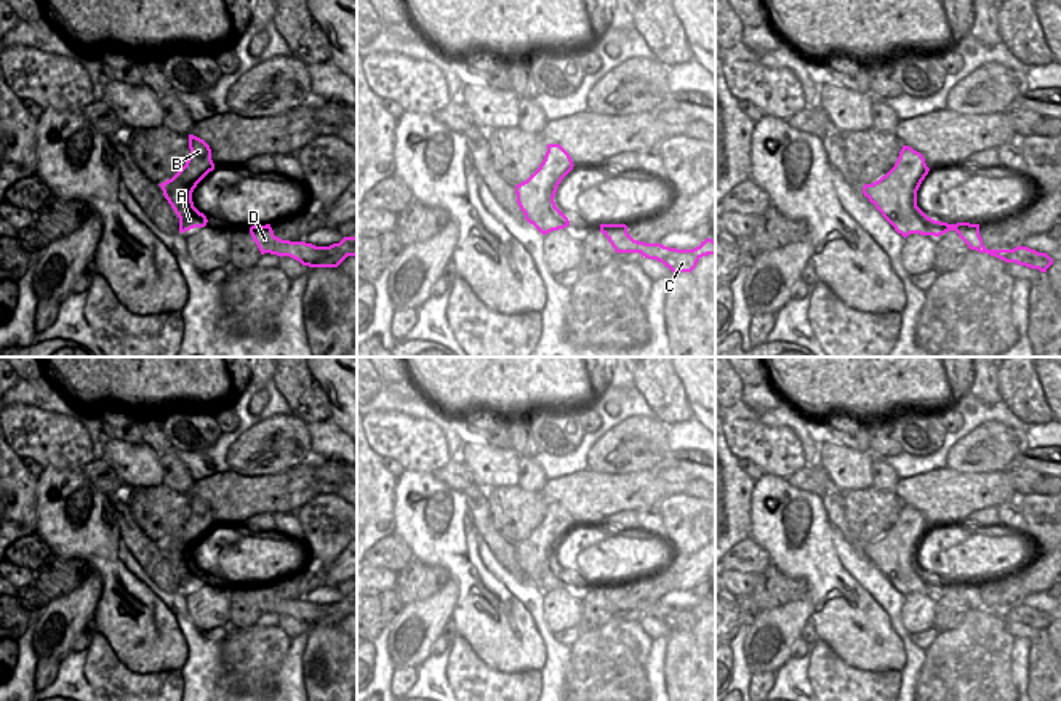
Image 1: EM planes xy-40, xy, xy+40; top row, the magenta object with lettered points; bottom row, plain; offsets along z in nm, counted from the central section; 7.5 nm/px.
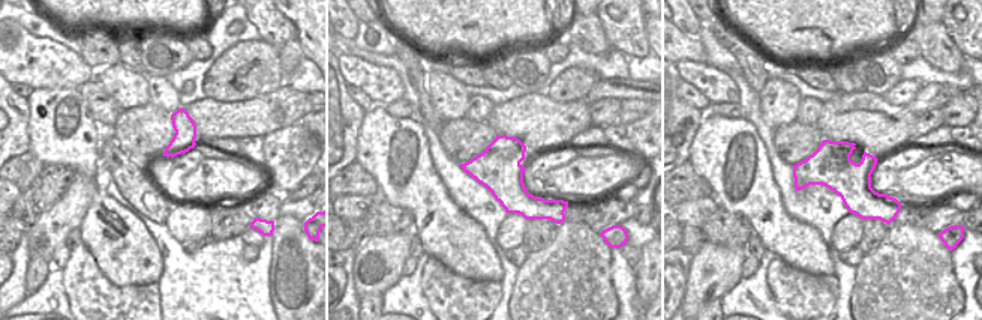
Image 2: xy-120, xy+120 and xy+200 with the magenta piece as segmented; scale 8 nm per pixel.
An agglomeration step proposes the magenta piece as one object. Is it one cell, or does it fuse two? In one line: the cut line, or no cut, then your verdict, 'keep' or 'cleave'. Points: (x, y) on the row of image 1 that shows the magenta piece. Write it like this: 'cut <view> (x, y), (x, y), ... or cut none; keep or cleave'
cut xy+40 (972, 224), (962, 239); cleave

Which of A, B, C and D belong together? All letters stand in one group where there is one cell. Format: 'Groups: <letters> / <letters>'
Groups: A B / C D.

